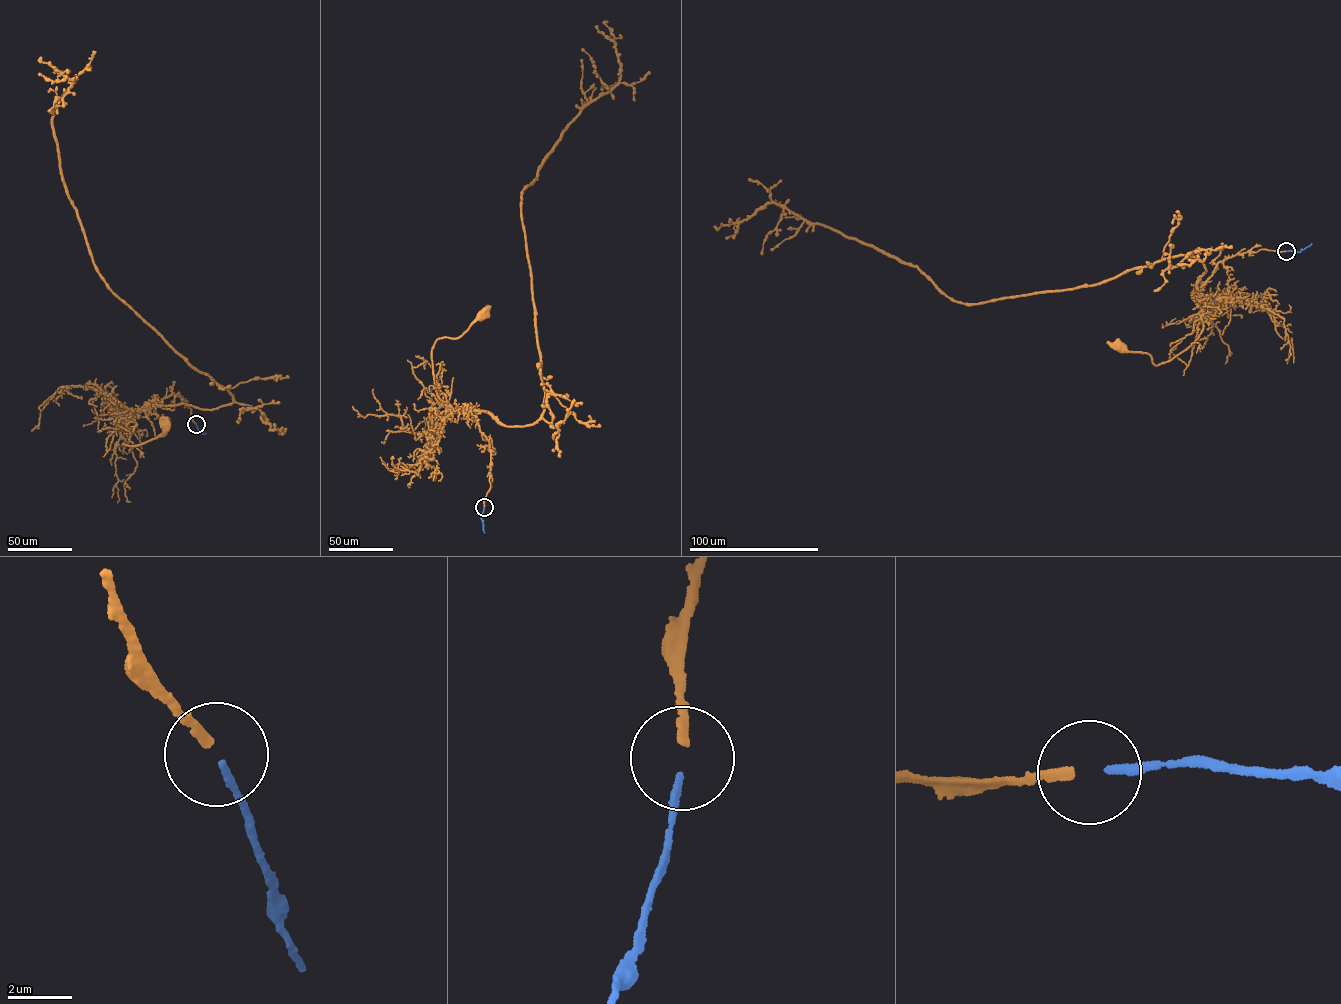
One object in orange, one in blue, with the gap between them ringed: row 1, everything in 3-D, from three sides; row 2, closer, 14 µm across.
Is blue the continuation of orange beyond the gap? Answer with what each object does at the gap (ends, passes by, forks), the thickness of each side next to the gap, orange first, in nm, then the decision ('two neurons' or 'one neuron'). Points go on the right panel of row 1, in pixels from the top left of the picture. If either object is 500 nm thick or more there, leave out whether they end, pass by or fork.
orange ends; blue ends; calibres 220 and 220 nm; one neuron

